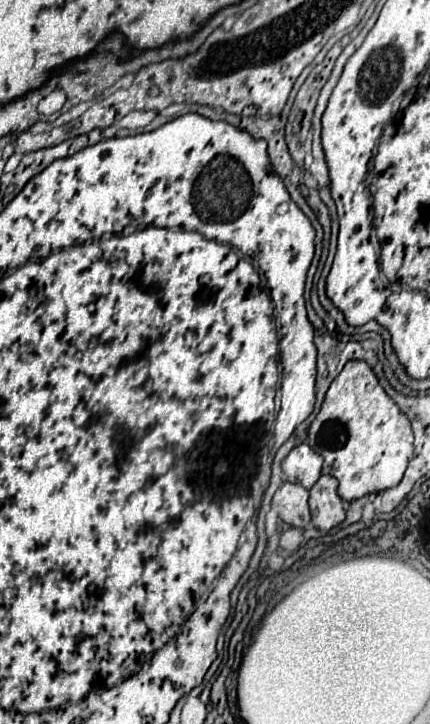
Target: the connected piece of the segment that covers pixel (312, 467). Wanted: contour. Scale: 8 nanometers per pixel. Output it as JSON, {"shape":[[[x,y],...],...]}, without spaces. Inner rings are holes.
{"shape":[[[304,442],[292,448],[292,452],[286,456],[282,462],[282,472],[288,482],[302,484],[306,490],[310,490],[322,474],[322,458]]]}

